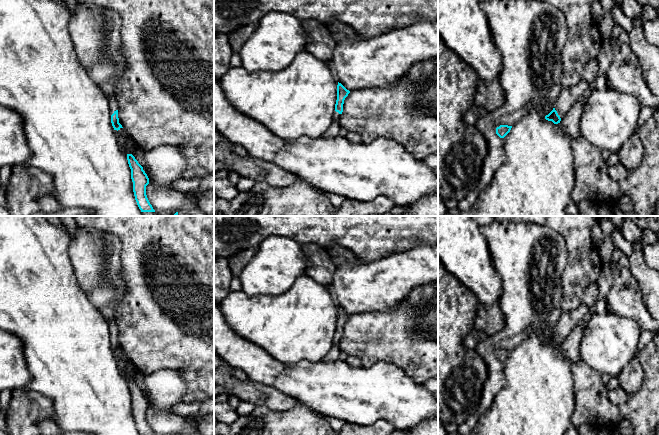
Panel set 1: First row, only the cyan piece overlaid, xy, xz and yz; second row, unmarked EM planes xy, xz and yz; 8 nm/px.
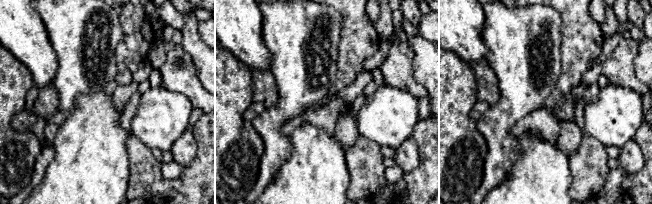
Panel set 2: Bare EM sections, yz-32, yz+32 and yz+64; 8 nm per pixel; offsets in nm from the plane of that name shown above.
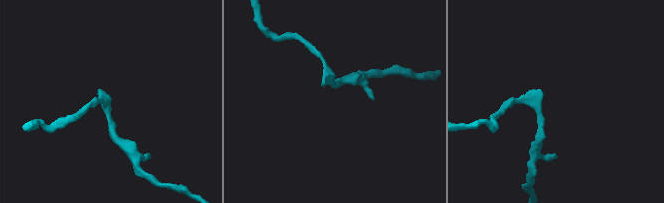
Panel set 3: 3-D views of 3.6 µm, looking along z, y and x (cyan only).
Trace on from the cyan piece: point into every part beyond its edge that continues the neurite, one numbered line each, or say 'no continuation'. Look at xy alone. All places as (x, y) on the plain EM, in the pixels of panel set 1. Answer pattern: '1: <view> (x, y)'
1: xy (113, 329)

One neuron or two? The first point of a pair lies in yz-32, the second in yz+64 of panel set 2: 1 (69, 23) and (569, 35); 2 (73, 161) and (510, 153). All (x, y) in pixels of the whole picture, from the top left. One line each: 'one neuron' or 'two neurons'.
1: two neurons
2: two neurons

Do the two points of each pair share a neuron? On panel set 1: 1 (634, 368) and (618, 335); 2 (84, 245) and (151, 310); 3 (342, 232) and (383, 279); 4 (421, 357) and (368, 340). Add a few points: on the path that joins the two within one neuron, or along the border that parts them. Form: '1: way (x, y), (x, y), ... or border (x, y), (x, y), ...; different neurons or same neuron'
1: border (635, 355), (617, 376); different neurons
2: border (120, 261), (125, 294), (115, 306); different neurons
3: border (390, 253), (361, 263); different neurons
4: way (408, 344), (404, 340), (381, 340); same neuron

